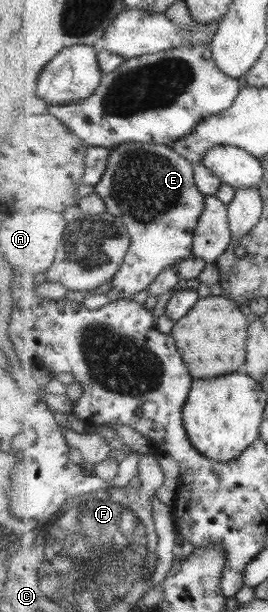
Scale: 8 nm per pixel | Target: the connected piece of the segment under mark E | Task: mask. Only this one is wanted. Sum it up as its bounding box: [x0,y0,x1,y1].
[95,142,206,302]

